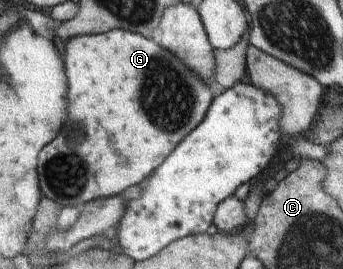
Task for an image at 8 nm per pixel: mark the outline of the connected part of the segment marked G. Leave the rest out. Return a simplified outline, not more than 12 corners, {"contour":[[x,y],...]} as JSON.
{"contour":[[128,30],[65,44],[43,195],[144,185],[219,91]]}

